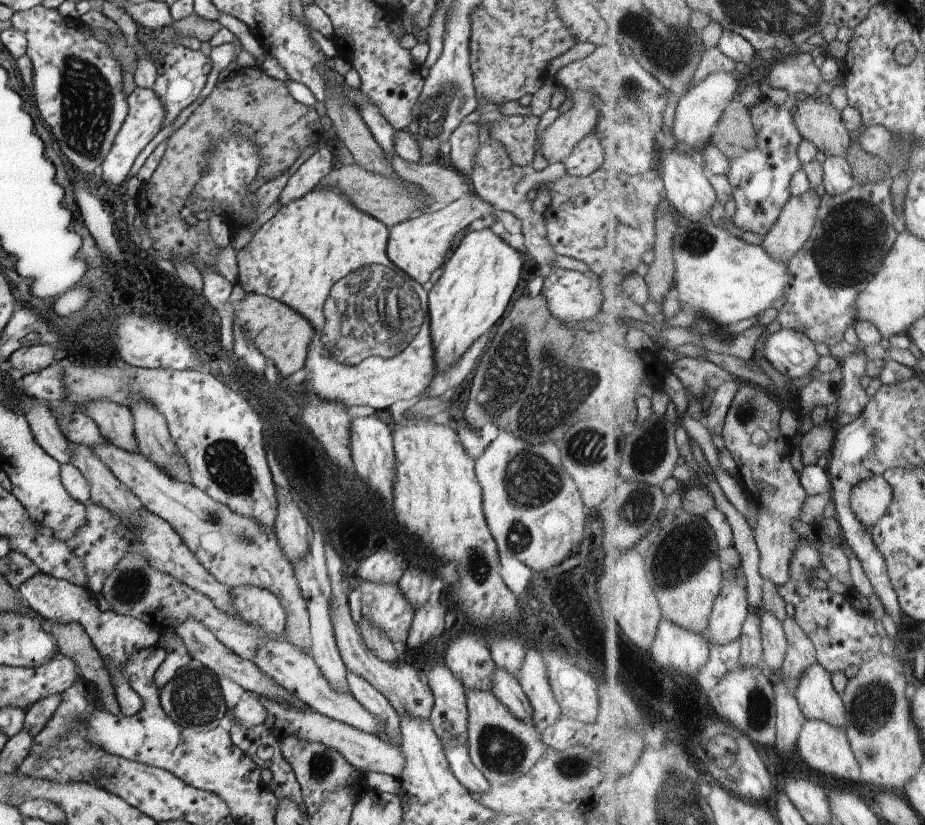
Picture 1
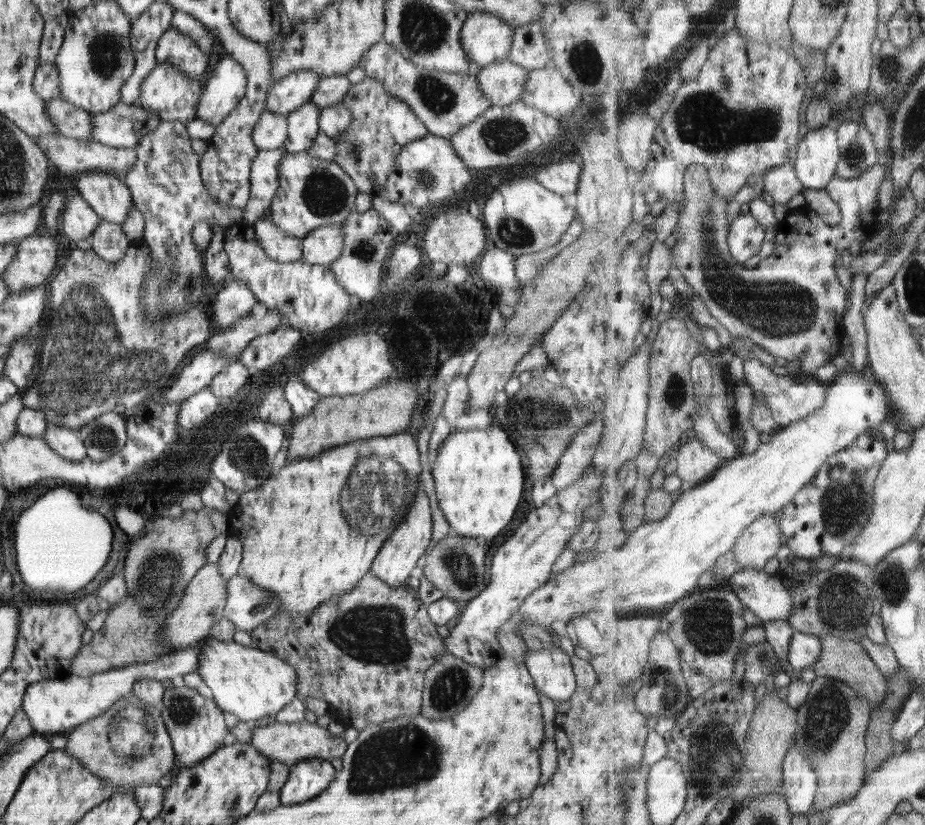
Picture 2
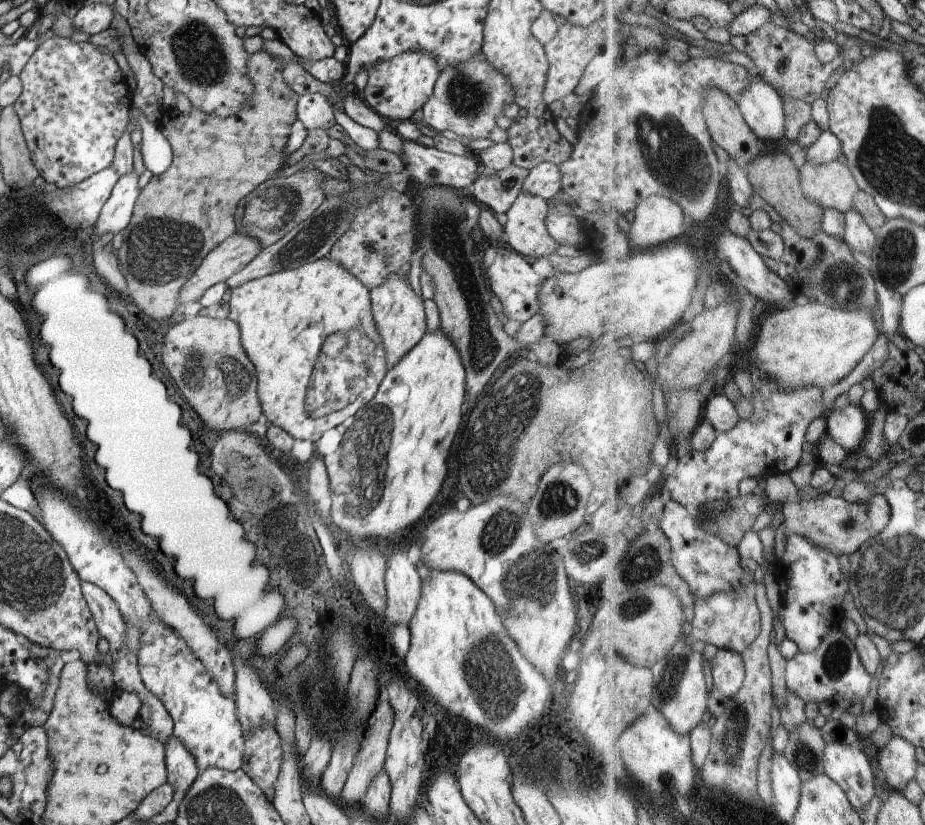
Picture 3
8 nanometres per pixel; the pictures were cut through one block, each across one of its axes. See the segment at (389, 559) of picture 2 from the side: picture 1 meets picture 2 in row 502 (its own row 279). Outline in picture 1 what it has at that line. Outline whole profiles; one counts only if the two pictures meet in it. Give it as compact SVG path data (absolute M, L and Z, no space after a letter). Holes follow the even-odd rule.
M460 196L458 200L447 206L438 206L416 214L407 221L399 222L389 228L387 240L388 258L392 265L396 265L418 284L426 284L432 272L438 271L446 260L446 254L454 242L454 236L462 228L467 228L473 220L484 218L488 215L496 216L495 208L479 196Z

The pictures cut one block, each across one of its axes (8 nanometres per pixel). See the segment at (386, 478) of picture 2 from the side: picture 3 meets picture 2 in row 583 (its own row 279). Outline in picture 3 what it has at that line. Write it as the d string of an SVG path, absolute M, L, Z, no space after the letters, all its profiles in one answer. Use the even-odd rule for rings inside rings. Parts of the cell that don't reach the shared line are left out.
M328 256L320 260L312 260L304 266L295 269L284 269L282 272L275 272L268 276L251 280L238 288L231 288L227 297L230 304L230 311L227 318L233 320L240 327L240 342L244 347L246 356L254 364L257 378L257 393L260 401L260 408L272 426L285 430L294 440L312 440L316 442L327 430L336 428L346 418L352 418L359 411L359 408L368 404L376 392L388 370L384 351L379 348L376 324L372 316L371 298L369 290L356 278L352 276L342 264L330 260Z

